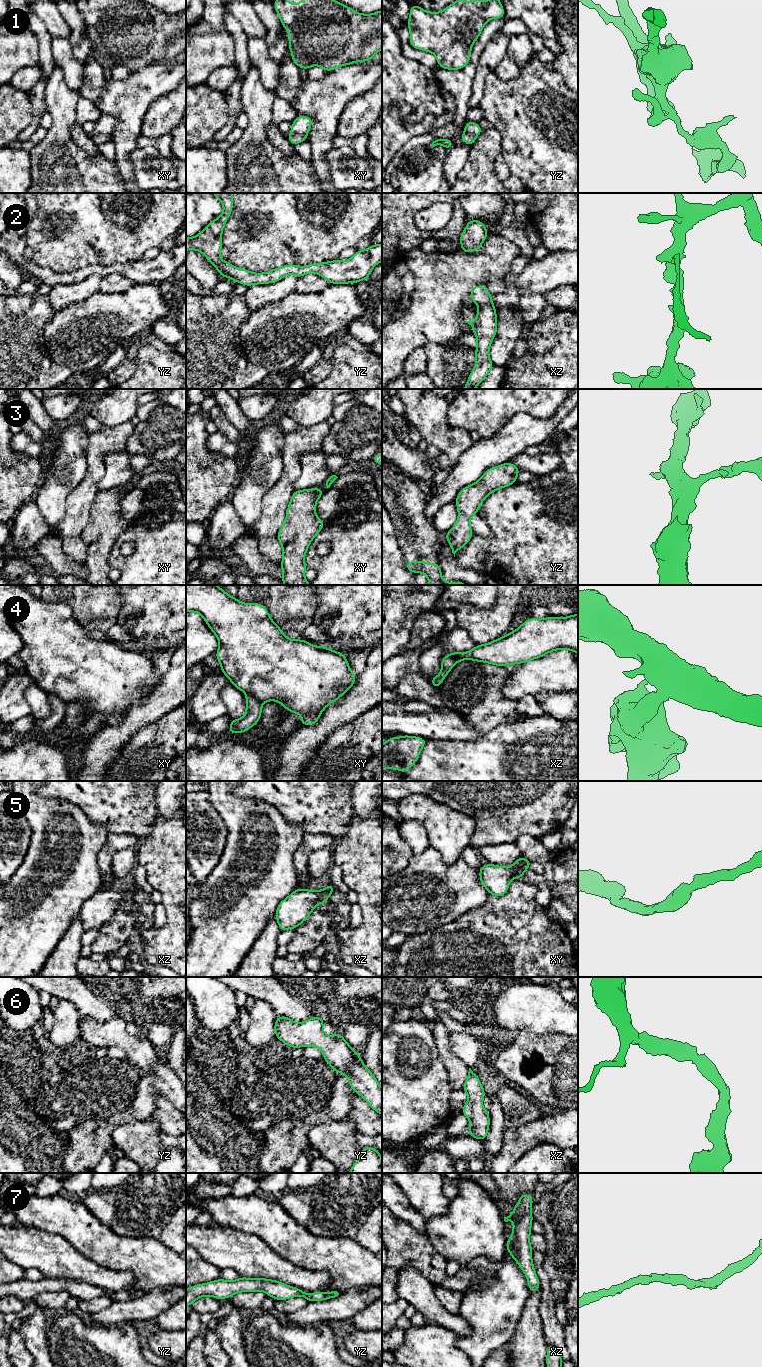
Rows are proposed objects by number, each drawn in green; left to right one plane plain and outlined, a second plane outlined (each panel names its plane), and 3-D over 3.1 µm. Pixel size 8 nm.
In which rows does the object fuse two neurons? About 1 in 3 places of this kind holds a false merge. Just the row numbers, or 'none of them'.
1, 4

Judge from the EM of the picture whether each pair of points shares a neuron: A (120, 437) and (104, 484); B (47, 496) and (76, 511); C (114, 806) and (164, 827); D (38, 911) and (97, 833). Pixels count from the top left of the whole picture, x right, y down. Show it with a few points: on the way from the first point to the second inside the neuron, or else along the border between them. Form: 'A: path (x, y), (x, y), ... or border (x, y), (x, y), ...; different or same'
A: border (125, 451), (110, 453), (105, 457), (104, 474); different
B: border (77, 485), (66, 499), (66, 513), (57, 528); different
C: border (158, 816), (152, 831), (140, 840); different
D: path (58, 891), (63, 886), (63, 867), (78, 852); same

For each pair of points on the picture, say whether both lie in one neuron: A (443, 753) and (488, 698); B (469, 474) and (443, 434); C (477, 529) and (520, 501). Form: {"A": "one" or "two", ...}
{"A": "two", "B": "two", "C": "two"}

